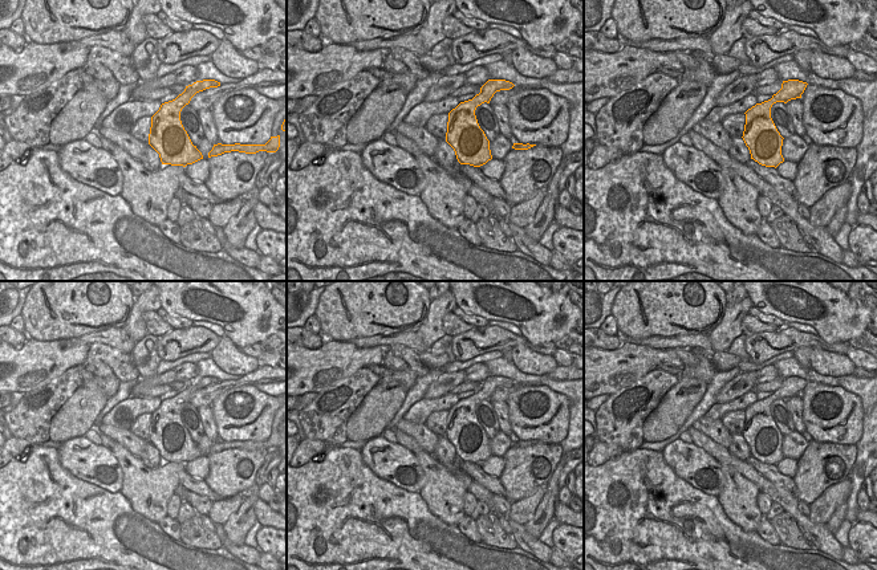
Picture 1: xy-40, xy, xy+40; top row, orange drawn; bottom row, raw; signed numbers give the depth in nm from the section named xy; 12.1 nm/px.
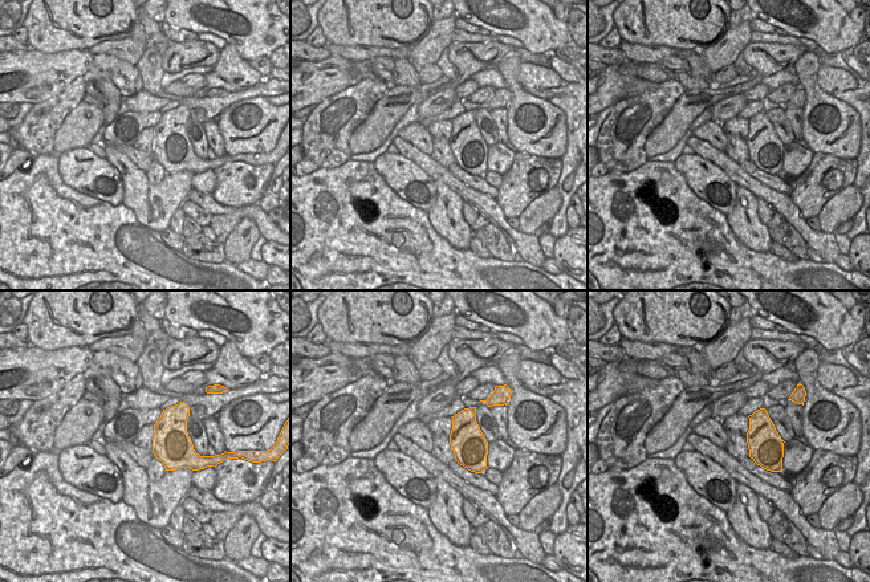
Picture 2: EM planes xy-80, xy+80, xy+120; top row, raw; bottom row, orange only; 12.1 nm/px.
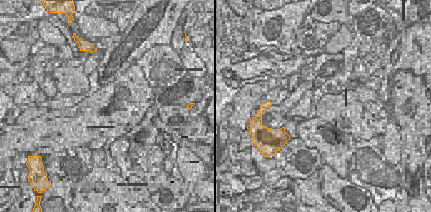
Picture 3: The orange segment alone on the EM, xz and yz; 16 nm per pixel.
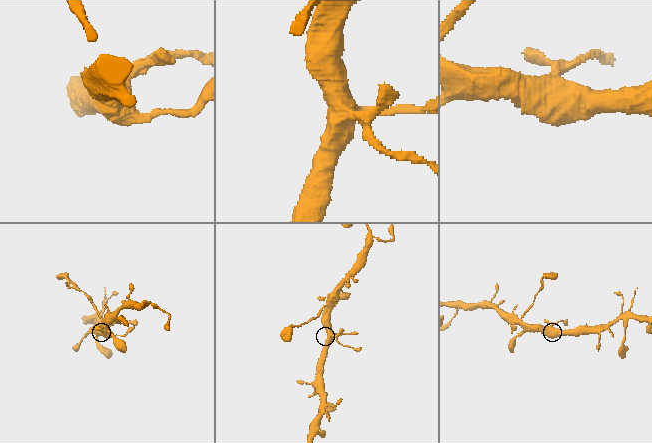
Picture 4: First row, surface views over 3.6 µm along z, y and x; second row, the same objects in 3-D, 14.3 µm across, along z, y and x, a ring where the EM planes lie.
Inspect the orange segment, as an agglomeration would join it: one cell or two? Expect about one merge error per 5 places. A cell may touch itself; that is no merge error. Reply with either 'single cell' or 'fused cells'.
single cell

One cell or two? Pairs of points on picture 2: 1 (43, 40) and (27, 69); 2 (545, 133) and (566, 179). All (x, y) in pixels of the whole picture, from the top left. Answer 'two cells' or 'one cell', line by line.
1: two cells
2: two cells

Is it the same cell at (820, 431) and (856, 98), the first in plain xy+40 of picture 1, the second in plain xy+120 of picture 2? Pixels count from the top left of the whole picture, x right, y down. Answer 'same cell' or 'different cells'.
different cells

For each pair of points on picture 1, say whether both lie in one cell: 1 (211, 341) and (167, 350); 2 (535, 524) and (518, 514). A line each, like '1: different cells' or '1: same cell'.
1: same cell
2: different cells

